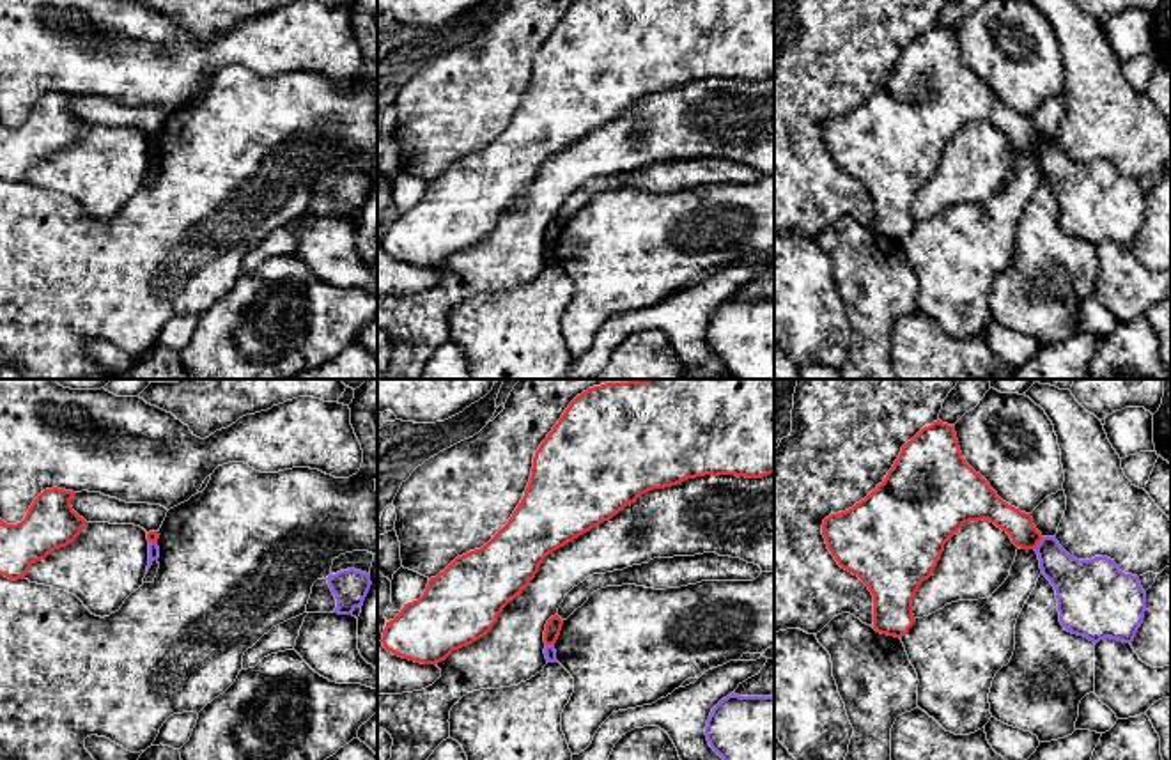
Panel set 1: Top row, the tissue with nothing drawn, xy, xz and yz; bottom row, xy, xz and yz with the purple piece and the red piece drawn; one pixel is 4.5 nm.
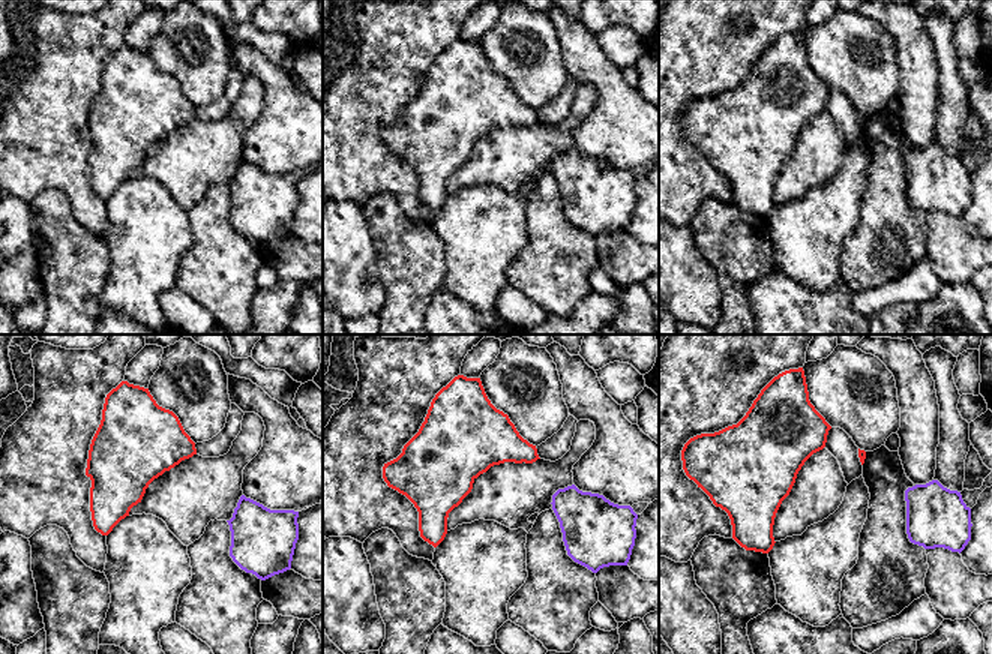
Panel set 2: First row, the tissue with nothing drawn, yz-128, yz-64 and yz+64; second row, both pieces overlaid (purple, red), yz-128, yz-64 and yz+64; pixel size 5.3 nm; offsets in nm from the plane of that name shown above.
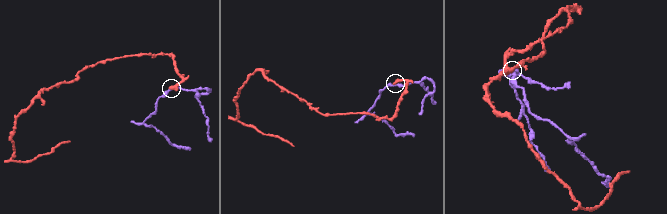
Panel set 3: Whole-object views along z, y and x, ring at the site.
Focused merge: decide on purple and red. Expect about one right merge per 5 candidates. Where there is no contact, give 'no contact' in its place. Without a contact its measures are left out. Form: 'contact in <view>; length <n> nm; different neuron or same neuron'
contact in yz; length 80 nm; different neuron

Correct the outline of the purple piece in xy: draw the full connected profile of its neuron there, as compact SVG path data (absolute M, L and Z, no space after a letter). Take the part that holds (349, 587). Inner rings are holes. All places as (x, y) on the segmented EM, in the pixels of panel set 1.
M347 569L337 574L330 574L328 585L337 599L333 613L353 615L353 611L363 606L363 601L370 590L370 574Z

